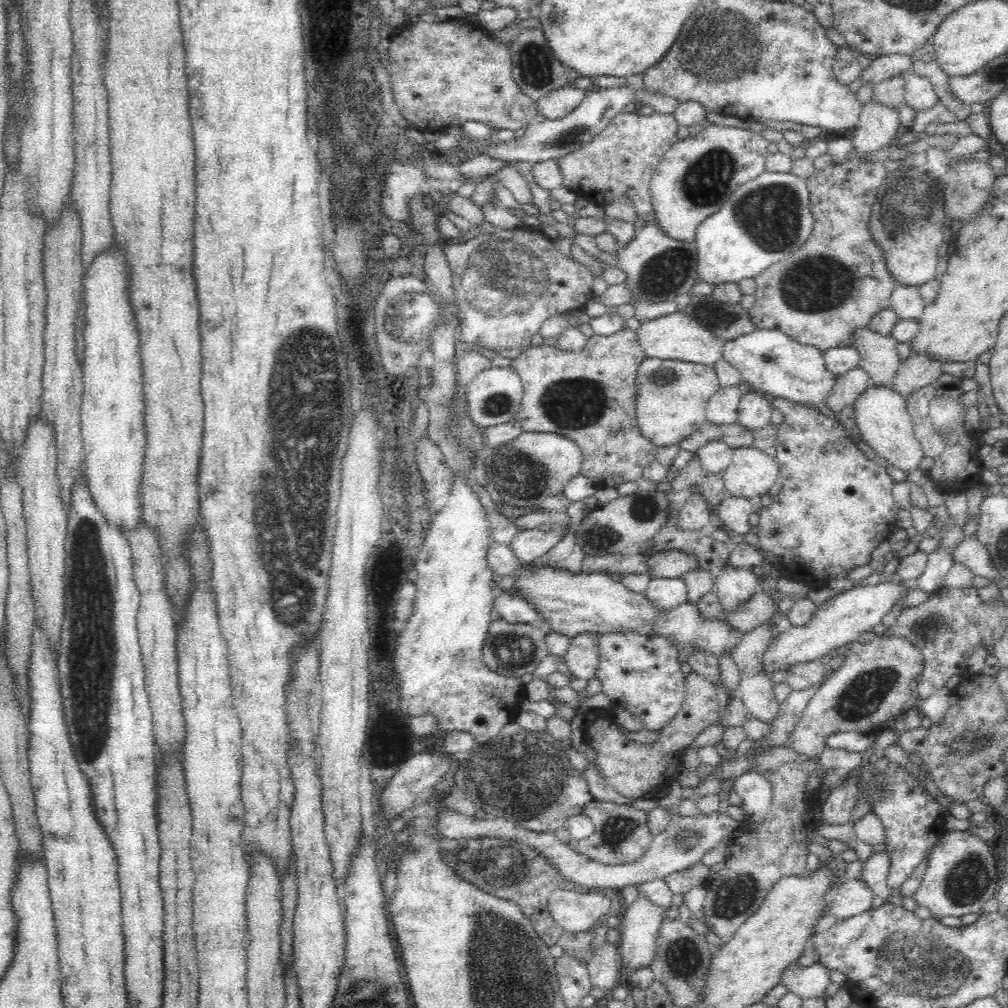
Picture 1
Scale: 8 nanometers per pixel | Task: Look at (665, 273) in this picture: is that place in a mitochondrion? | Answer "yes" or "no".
yes

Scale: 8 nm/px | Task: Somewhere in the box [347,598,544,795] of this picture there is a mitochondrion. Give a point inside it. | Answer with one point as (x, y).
(514, 651)

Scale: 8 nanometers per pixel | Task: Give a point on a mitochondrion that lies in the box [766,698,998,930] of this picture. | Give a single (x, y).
(971, 878)

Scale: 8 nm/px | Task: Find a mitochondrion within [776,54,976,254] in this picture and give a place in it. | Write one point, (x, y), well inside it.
(909, 205)

